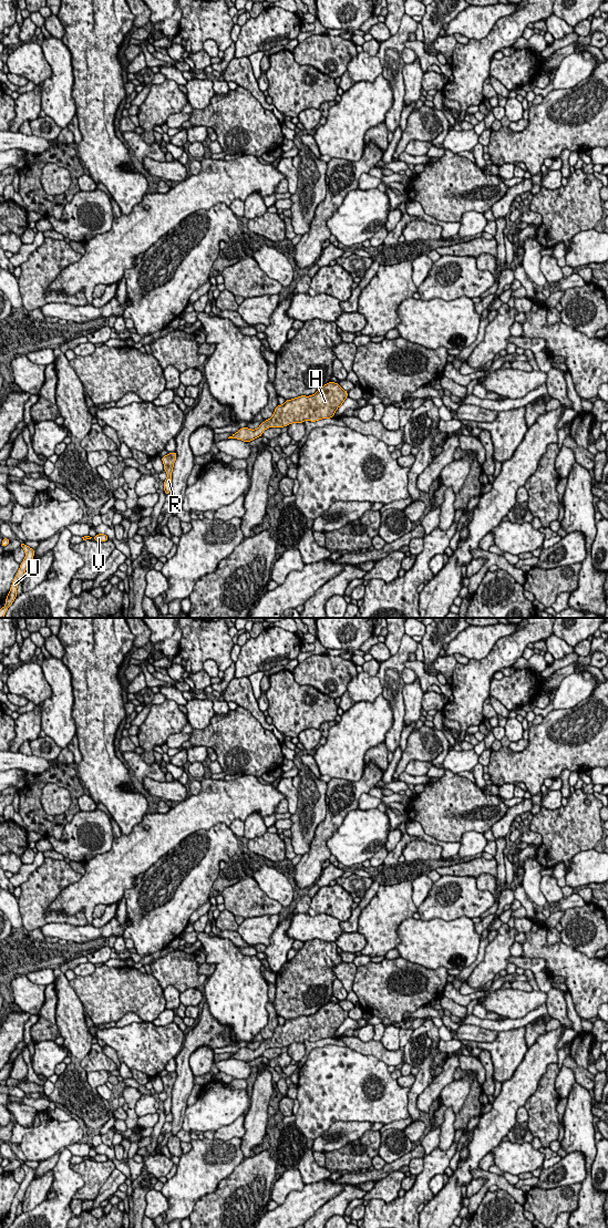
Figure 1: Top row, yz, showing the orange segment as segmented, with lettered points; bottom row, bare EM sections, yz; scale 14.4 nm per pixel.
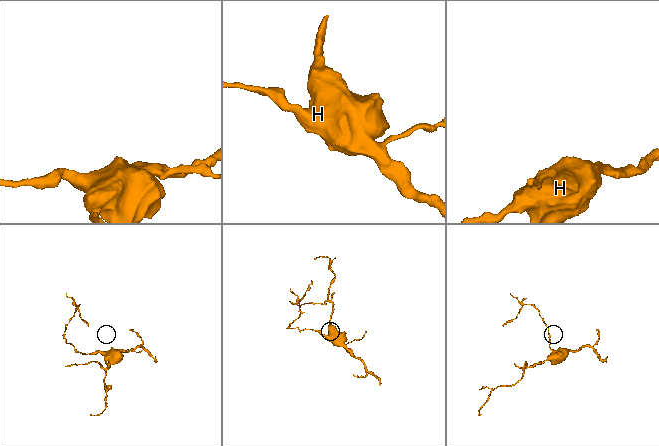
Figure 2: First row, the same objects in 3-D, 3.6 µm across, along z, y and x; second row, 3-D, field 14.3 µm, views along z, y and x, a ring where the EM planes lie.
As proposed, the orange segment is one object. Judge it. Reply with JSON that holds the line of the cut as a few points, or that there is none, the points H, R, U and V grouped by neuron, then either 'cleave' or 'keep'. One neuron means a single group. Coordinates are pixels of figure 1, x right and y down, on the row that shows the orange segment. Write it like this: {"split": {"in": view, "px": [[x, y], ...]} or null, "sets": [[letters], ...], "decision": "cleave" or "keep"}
{"split": null, "sets": [["H", "R", "U", "V"]], "decision": "keep"}

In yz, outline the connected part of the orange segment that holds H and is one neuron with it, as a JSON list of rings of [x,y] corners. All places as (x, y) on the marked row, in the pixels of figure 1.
[[[329,382],[321,386],[315,394],[286,400],[282,405],[277,405],[274,415],[262,422],[258,429],[241,427],[228,438],[237,438],[250,442],[262,435],[269,427],[282,429],[292,423],[305,423],[306,420],[316,422],[322,419],[331,419],[338,407],[349,398],[339,383]]]

